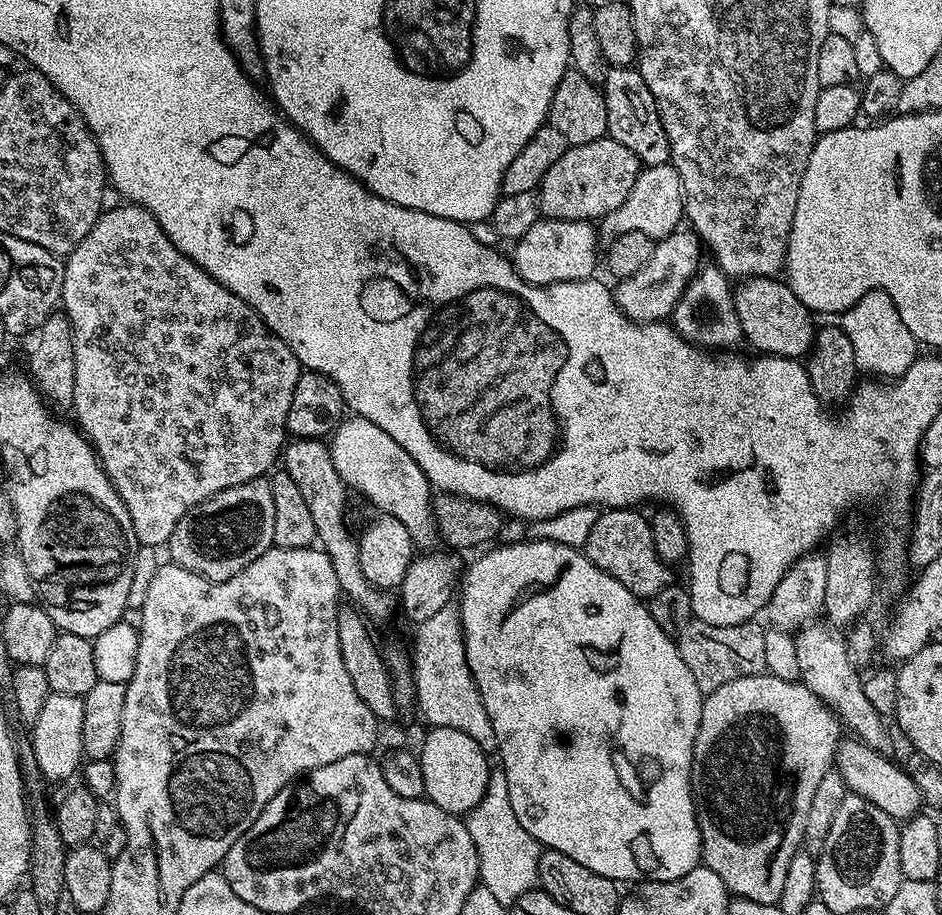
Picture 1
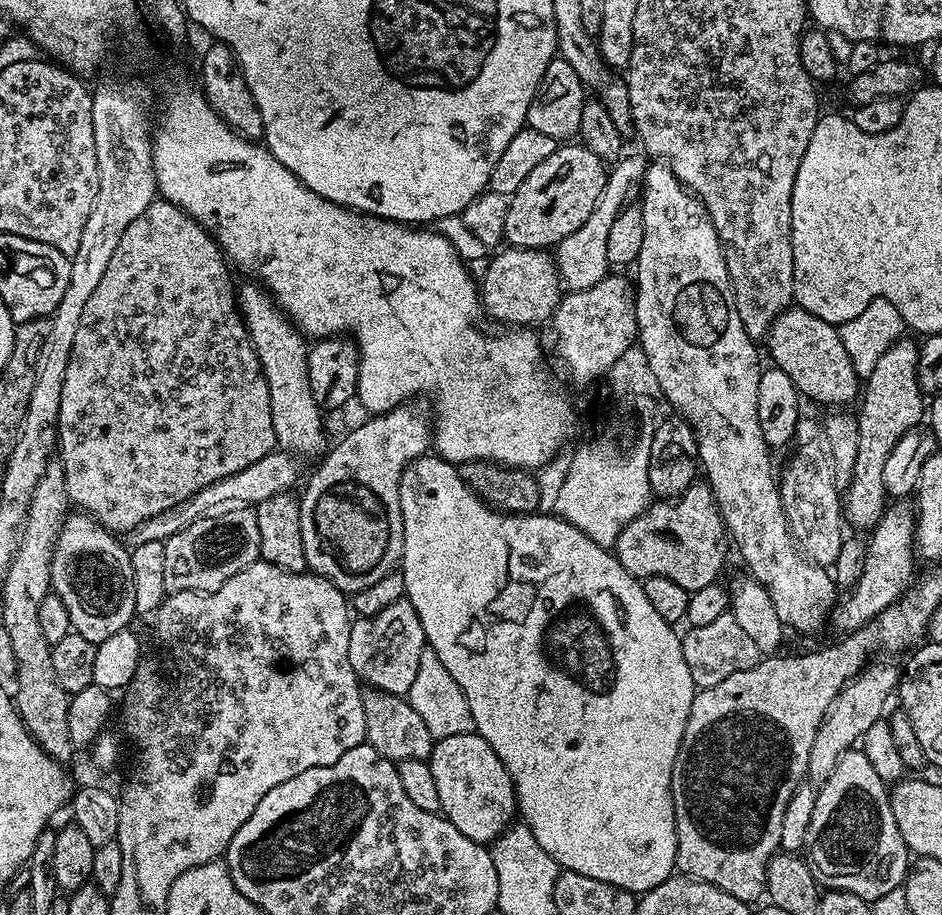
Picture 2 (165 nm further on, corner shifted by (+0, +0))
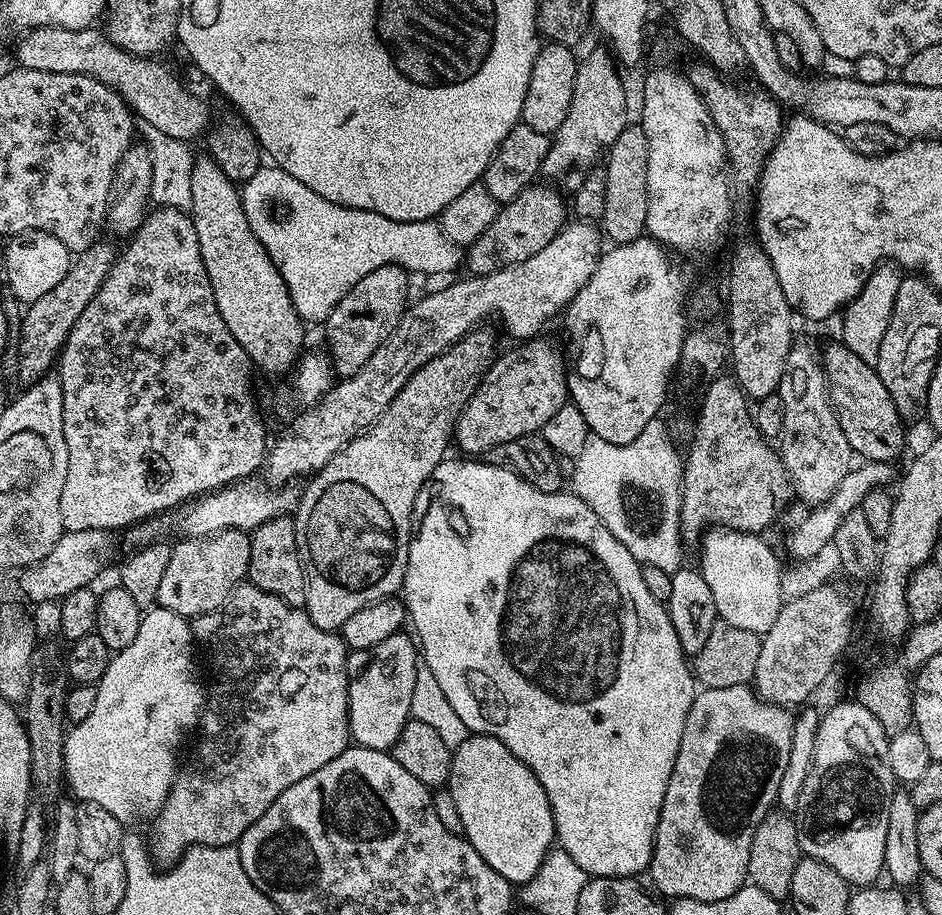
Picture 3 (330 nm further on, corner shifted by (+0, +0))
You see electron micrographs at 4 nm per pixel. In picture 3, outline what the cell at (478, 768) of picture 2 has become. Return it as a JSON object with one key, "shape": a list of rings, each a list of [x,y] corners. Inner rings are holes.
{"shape":[[[469,734],[462,746],[452,749],[446,790],[458,806],[458,815],[462,817],[464,827],[464,839],[470,842],[474,850],[478,850],[490,870],[498,870],[498,874],[502,874],[502,878],[506,878],[513,886],[524,885],[535,878],[553,847],[556,827],[546,790],[542,790],[542,782],[538,782],[530,766],[514,758],[514,754],[510,754],[510,750],[506,750],[506,746],[498,742],[498,738]]]}

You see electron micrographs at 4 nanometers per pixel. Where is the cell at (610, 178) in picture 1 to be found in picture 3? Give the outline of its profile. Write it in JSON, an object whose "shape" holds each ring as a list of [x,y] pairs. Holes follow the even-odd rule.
{"shape":[[[536,182],[526,190],[522,190],[518,198],[503,205],[494,222],[490,222],[490,230],[486,230],[482,238],[467,245],[467,271],[473,276],[489,276],[491,272],[497,272],[511,264],[526,262],[526,258],[538,254],[538,250],[549,244],[569,219],[569,205],[559,195],[563,196],[555,187]]]}

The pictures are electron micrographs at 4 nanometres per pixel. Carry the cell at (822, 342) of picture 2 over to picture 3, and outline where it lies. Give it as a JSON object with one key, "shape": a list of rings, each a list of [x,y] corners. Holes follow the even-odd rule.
{"shape":[[[836,342],[825,350],[822,368],[826,373],[832,408],[836,411],[842,434],[846,434],[846,442],[850,442],[853,453],[865,461],[896,462],[904,448],[905,425],[886,386],[882,386],[882,378],[878,378],[875,367],[858,358],[858,354],[854,354],[854,350],[850,350],[843,342]]]}

